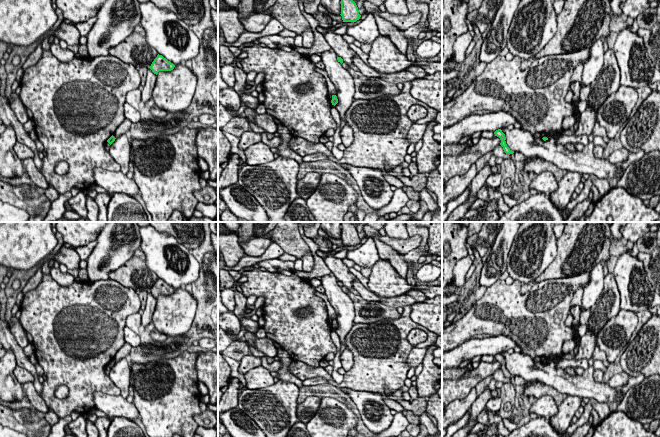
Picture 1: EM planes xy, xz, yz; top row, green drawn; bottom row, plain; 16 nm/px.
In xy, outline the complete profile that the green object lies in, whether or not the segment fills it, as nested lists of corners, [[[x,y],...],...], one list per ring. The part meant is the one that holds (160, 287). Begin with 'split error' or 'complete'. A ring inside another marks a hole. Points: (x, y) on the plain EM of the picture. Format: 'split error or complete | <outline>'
complete | [[[157,279],[157,281],[152,286],[150,293],[154,298],[158,298],[159,295],[171,295],[175,289],[164,282],[162,279]]]

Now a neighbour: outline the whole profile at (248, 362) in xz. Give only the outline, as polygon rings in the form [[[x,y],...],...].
[[[249,354],[241,359],[238,372],[245,375],[252,368],[258,367],[260,365],[262,365],[261,357],[256,357],[252,354]]]

